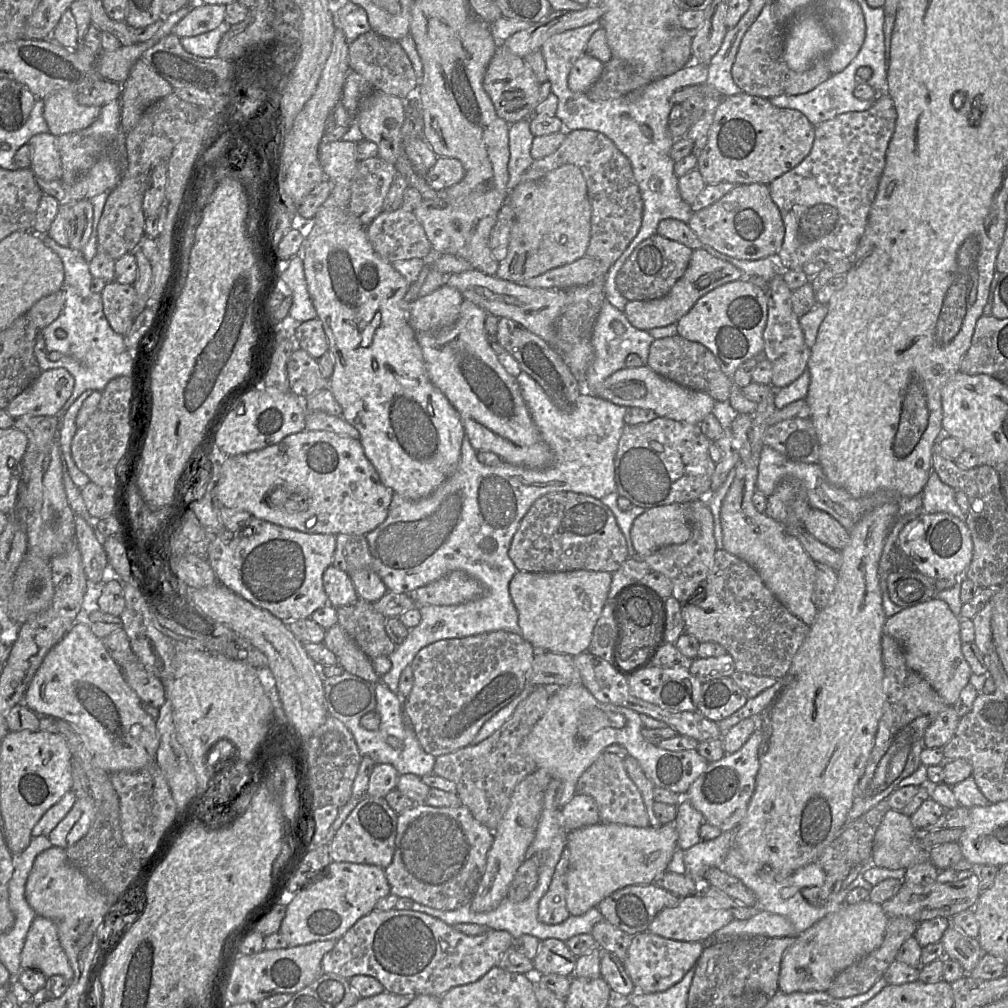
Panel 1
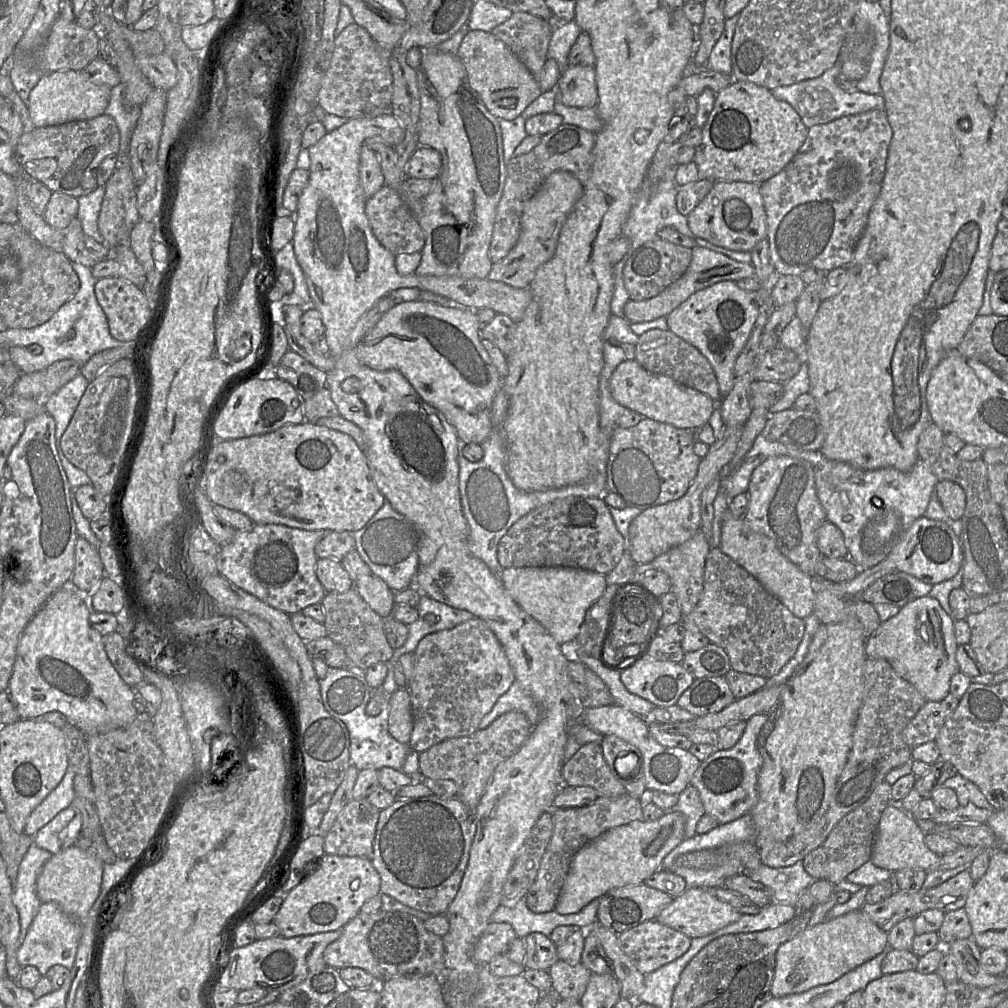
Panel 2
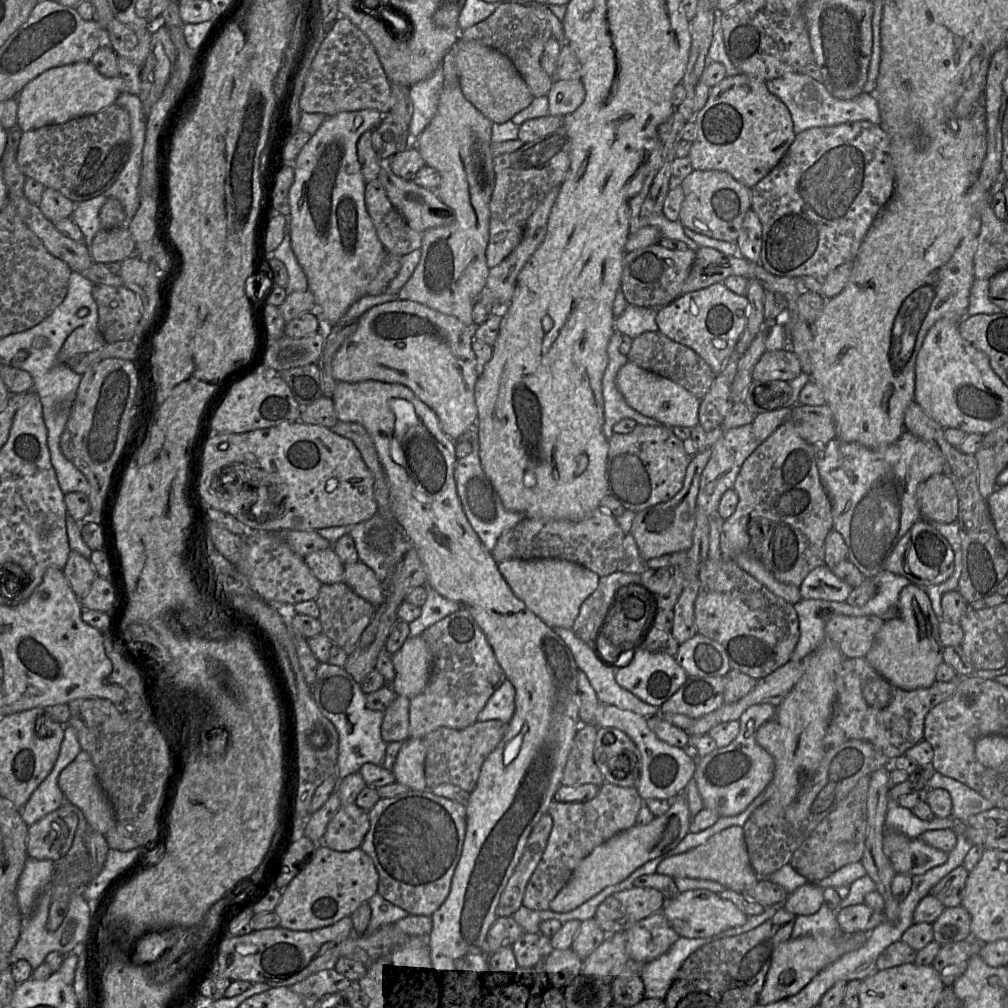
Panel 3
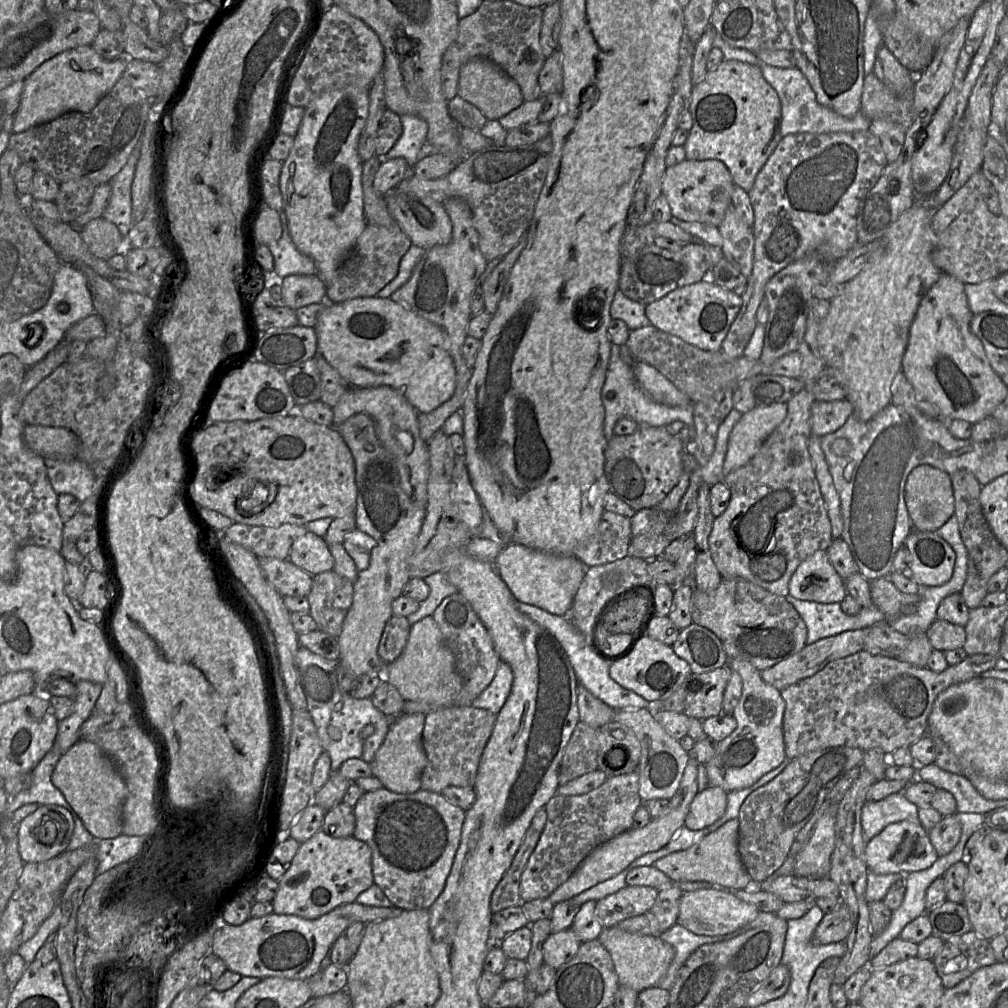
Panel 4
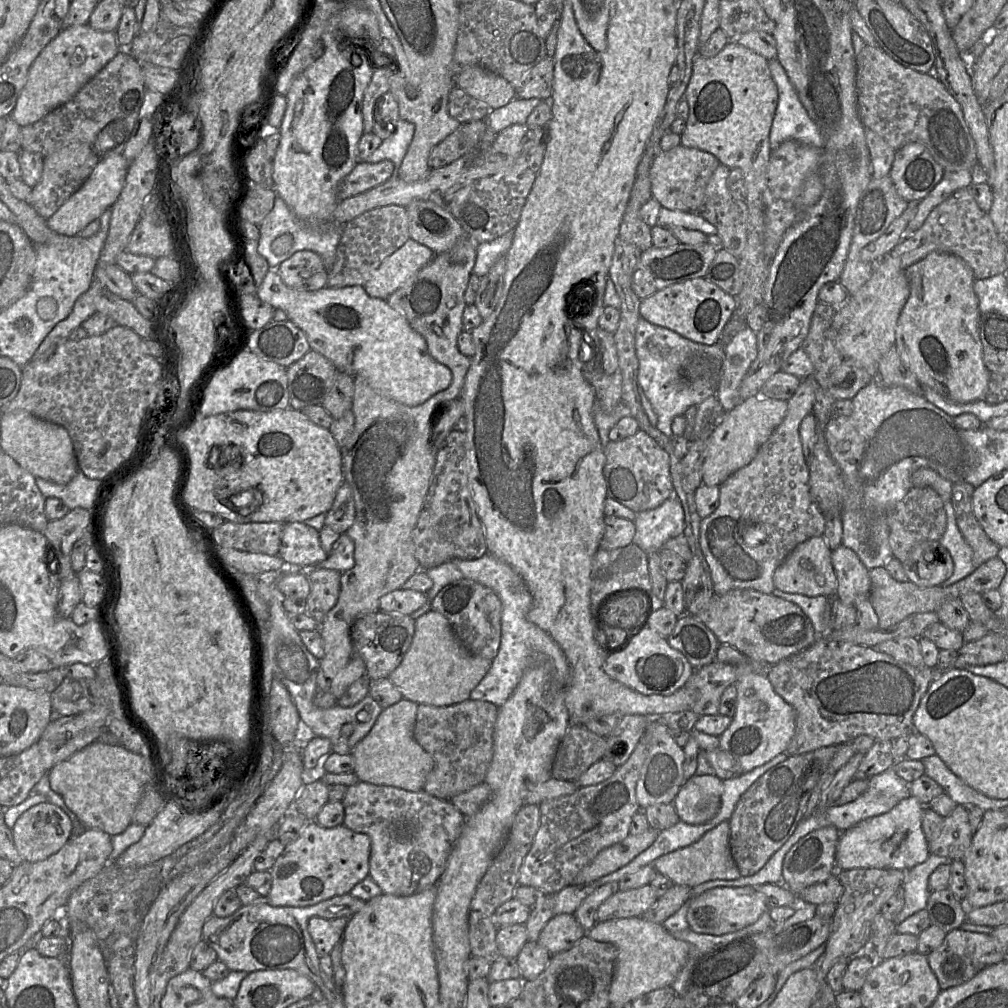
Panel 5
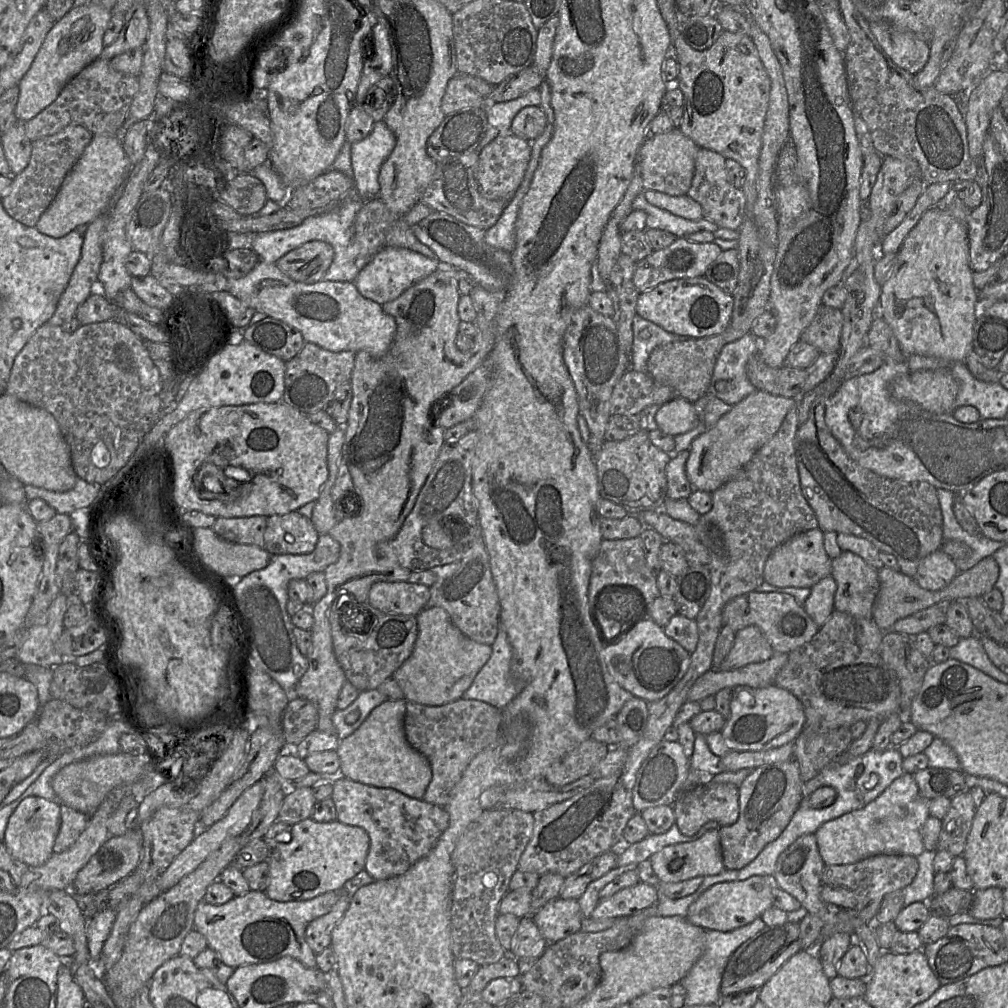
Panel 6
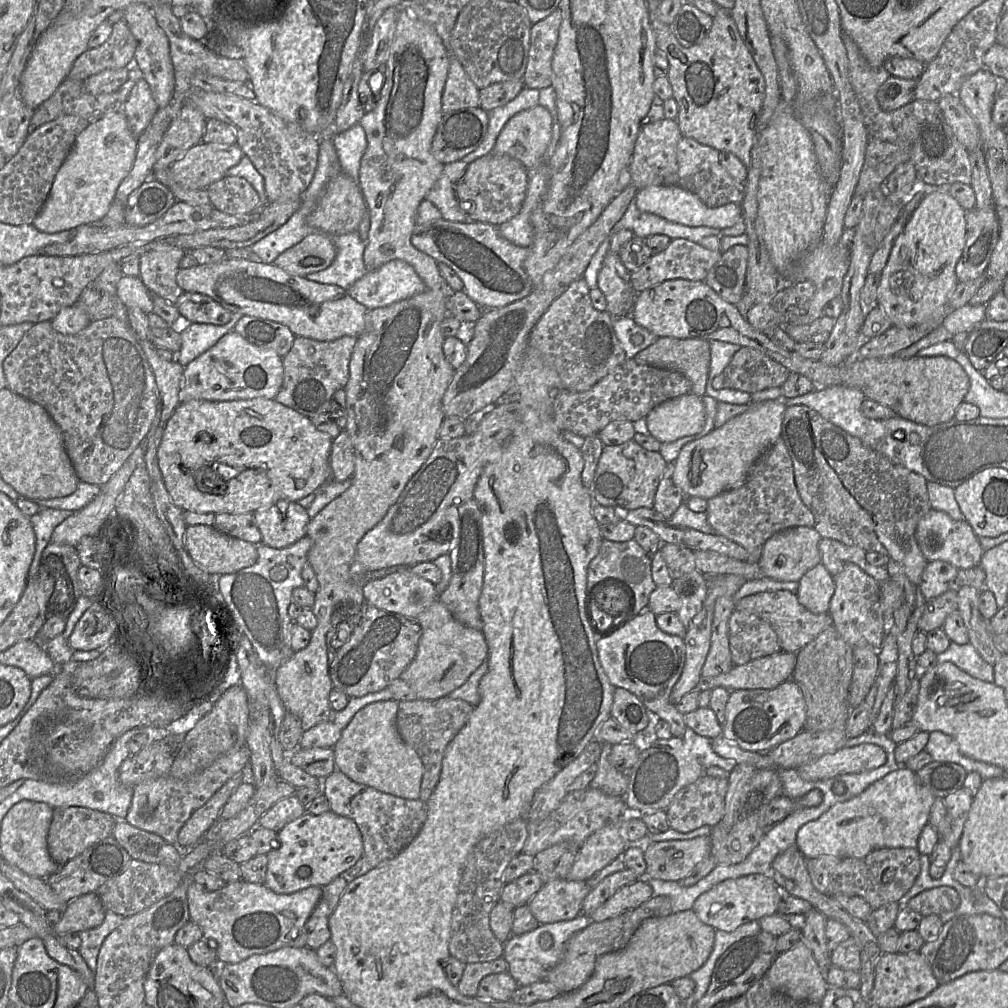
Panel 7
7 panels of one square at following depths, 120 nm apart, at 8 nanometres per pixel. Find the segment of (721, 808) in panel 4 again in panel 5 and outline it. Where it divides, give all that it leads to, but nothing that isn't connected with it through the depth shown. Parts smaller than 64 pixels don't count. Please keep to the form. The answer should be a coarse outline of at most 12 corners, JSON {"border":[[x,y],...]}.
{"border":[[723,780],[685,781],[673,805],[679,820],[704,824],[721,807]]}

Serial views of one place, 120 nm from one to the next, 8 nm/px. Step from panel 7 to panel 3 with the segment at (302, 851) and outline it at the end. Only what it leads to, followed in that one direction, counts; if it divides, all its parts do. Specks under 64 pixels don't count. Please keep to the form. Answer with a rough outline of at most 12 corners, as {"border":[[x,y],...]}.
{"border":[[317,844],[281,892],[280,926],[311,931],[378,892],[361,849]]}

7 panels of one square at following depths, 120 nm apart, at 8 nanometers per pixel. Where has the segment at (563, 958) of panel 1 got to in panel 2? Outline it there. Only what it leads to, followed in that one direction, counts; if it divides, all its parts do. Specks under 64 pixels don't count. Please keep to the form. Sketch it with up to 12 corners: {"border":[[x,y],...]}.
{"border":[[530,933],[521,939],[526,969],[548,971],[559,960],[548,936]]}

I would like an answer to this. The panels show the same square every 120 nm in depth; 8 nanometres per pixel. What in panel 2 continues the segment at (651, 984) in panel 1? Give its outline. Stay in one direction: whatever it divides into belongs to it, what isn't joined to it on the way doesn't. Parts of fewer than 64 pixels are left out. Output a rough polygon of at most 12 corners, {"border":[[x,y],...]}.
{"border":[[656,919],[619,934],[643,975],[678,959],[689,937]]}

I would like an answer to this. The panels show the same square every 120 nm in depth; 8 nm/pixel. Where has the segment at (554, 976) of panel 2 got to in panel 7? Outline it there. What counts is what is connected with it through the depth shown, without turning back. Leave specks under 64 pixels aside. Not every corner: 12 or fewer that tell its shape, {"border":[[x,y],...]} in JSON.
{"border":[[586,881],[544,883],[528,906],[539,924],[582,914]]}

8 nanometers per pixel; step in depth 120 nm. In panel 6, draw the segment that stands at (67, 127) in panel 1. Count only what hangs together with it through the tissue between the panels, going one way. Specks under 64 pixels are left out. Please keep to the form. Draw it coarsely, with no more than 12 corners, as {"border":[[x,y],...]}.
{"border":[[88,2],[47,33],[17,86],[27,122],[100,57],[112,11]]}

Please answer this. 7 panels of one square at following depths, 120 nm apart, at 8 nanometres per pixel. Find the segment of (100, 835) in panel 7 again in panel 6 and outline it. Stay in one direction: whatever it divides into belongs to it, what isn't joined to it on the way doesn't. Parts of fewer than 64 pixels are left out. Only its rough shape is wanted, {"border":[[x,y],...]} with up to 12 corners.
{"border":[[63,803],[53,853],[72,847],[91,819]]}

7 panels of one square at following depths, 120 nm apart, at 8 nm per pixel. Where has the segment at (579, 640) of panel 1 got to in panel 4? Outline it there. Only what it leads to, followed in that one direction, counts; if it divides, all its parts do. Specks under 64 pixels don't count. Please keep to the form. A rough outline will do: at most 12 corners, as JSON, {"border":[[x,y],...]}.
{"border":[[508,543],[494,567],[519,602],[566,617],[586,575],[573,555]]}

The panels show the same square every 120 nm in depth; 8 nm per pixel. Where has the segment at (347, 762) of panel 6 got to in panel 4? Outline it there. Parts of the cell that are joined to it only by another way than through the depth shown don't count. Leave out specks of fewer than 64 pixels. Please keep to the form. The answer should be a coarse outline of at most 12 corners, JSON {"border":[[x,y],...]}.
{"border":[[402,713],[370,763],[395,793],[421,788],[425,715]]}

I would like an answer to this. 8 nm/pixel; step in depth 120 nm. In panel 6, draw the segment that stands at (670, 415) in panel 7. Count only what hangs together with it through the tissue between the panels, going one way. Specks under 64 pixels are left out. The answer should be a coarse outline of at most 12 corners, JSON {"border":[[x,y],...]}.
{"border":[[676,397],[660,406],[655,421],[663,433],[694,429],[693,403]]}

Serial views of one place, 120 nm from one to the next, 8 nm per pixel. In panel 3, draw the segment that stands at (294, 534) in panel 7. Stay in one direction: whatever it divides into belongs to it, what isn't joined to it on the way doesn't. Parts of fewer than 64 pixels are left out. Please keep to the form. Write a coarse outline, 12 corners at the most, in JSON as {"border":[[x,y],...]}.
{"border":[[332,548],[303,559],[322,585],[343,582],[344,564]]}

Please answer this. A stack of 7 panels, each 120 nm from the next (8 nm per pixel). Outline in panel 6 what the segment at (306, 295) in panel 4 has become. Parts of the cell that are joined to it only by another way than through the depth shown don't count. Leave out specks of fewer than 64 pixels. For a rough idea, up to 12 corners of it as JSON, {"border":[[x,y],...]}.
{"border":[[310,241],[275,266],[295,282],[322,280],[333,257],[328,243]]}

